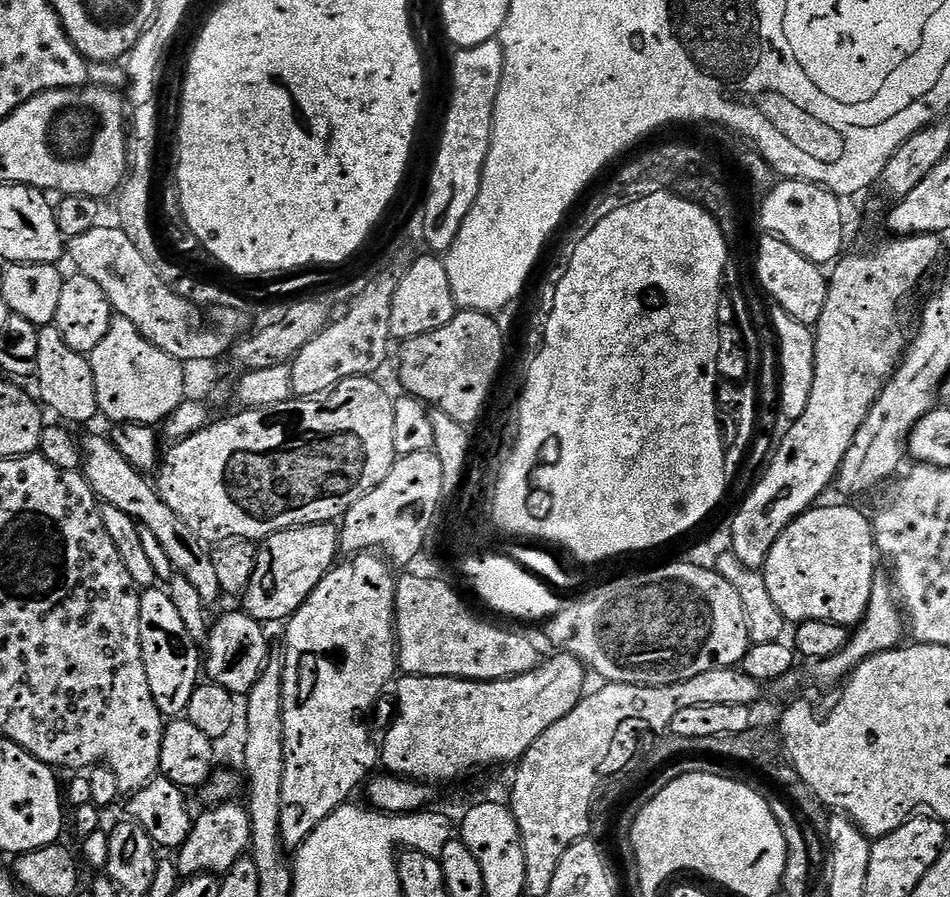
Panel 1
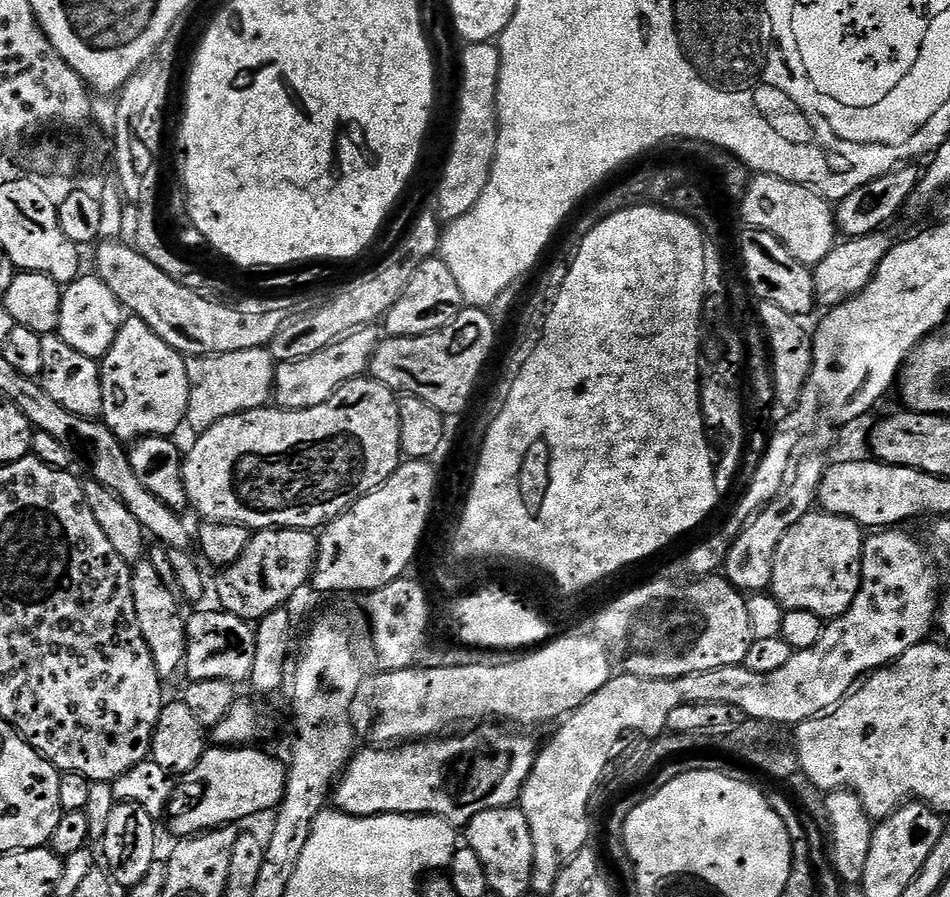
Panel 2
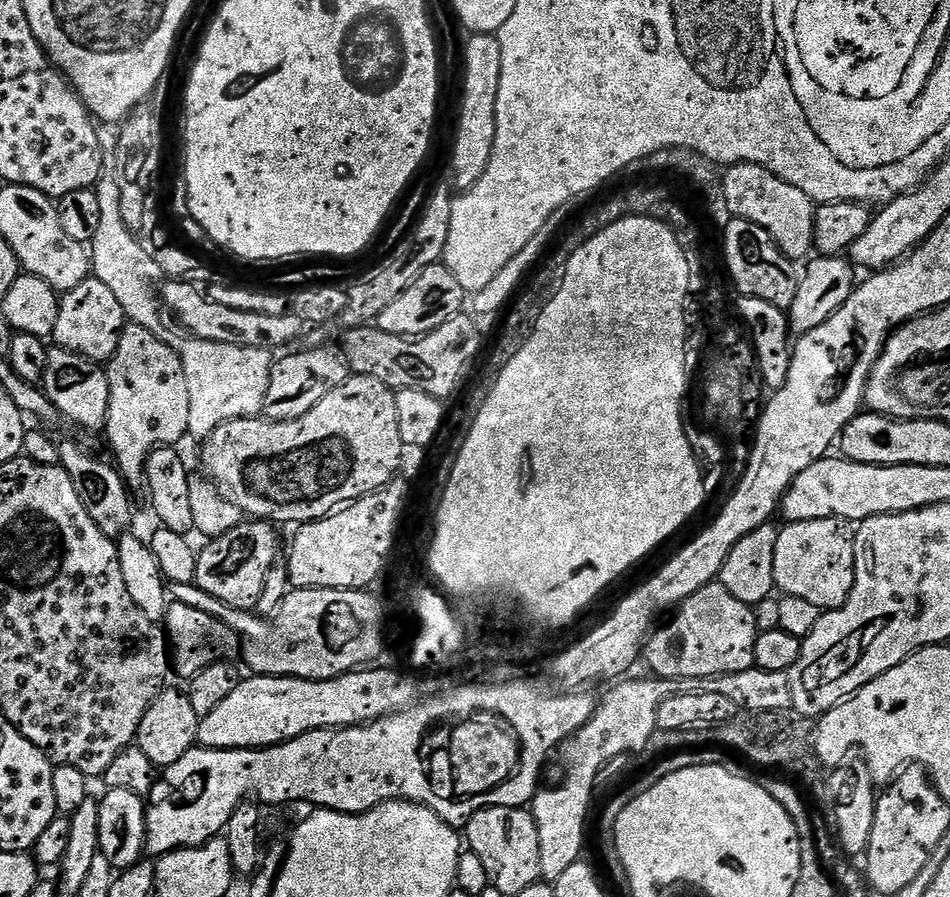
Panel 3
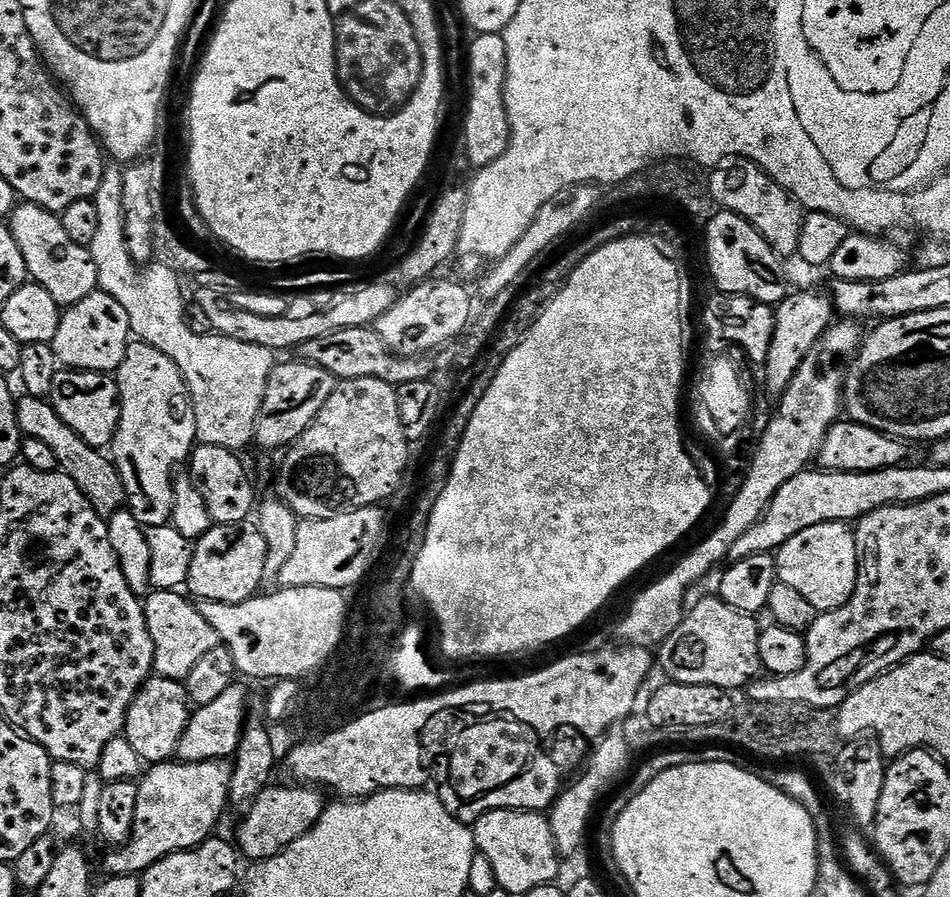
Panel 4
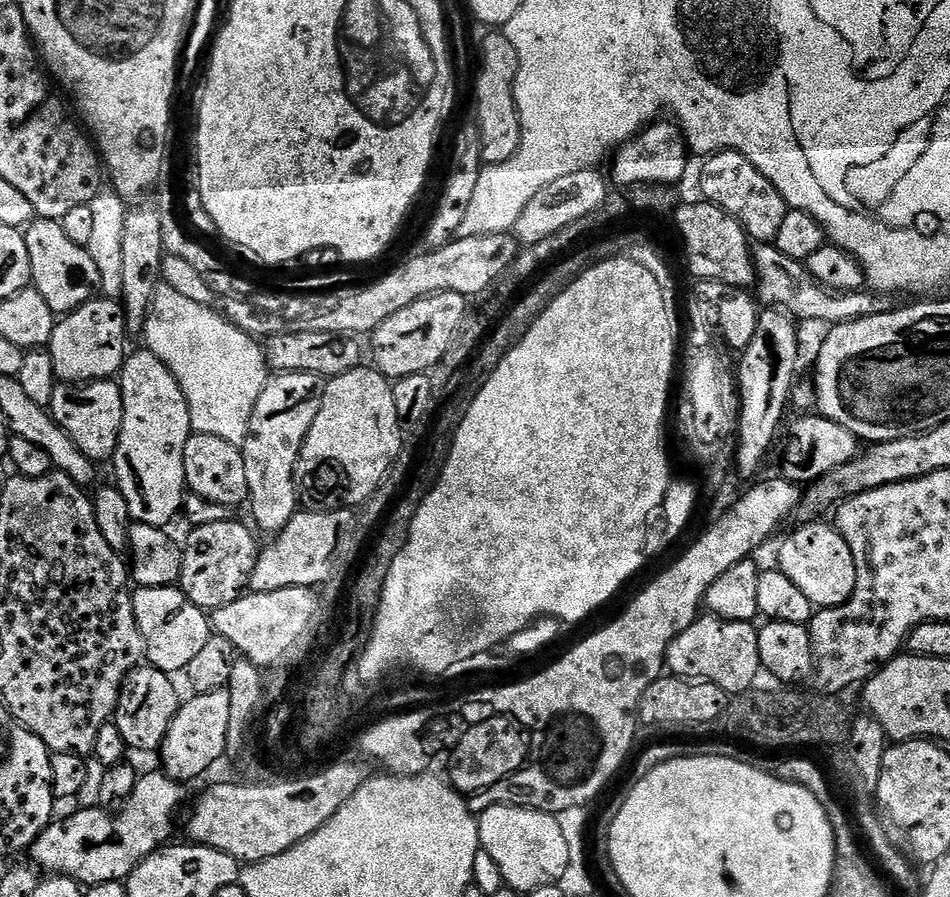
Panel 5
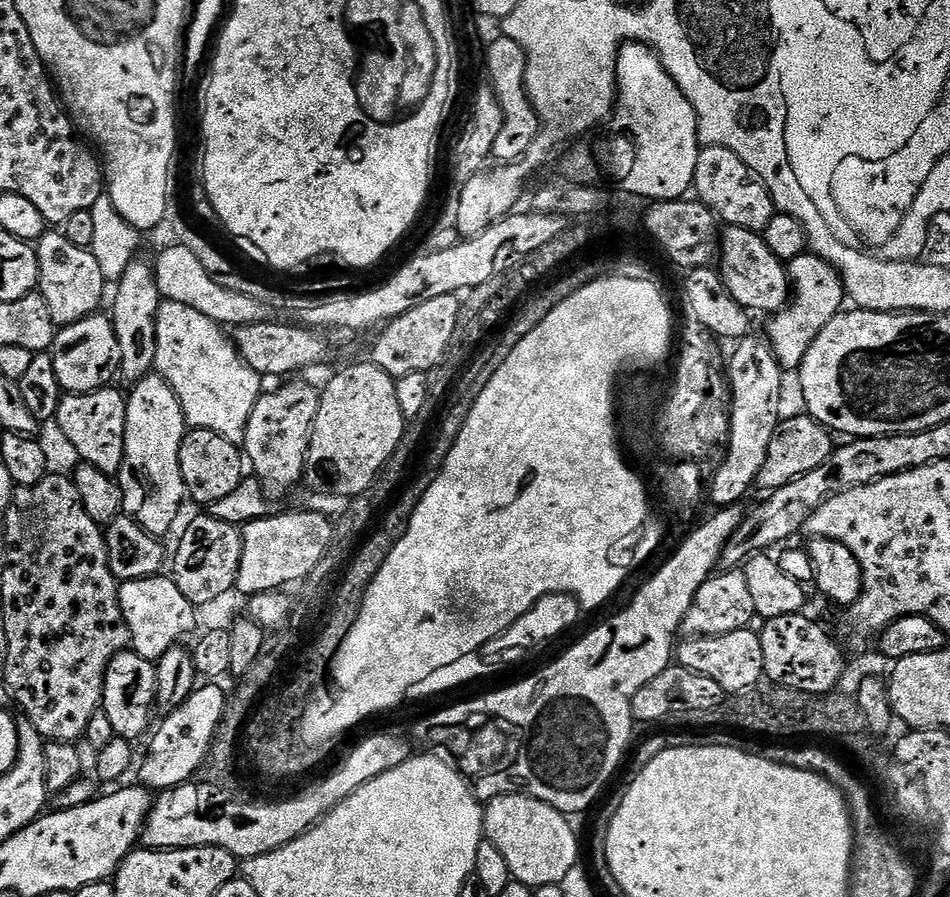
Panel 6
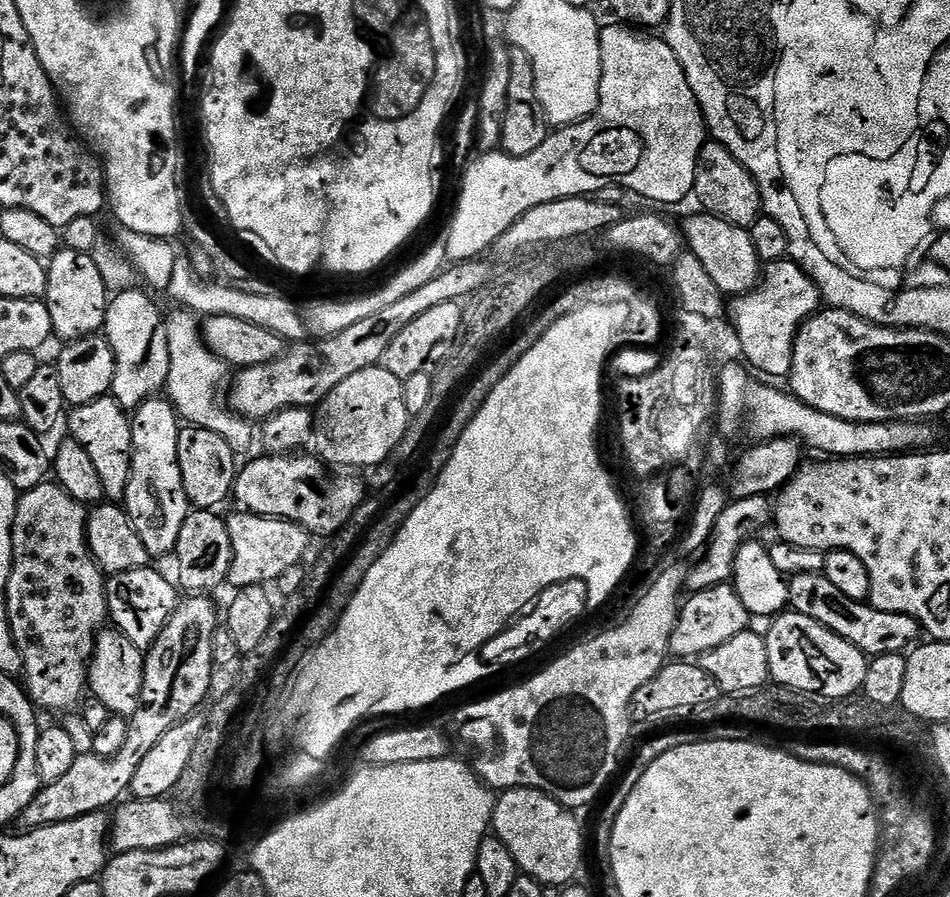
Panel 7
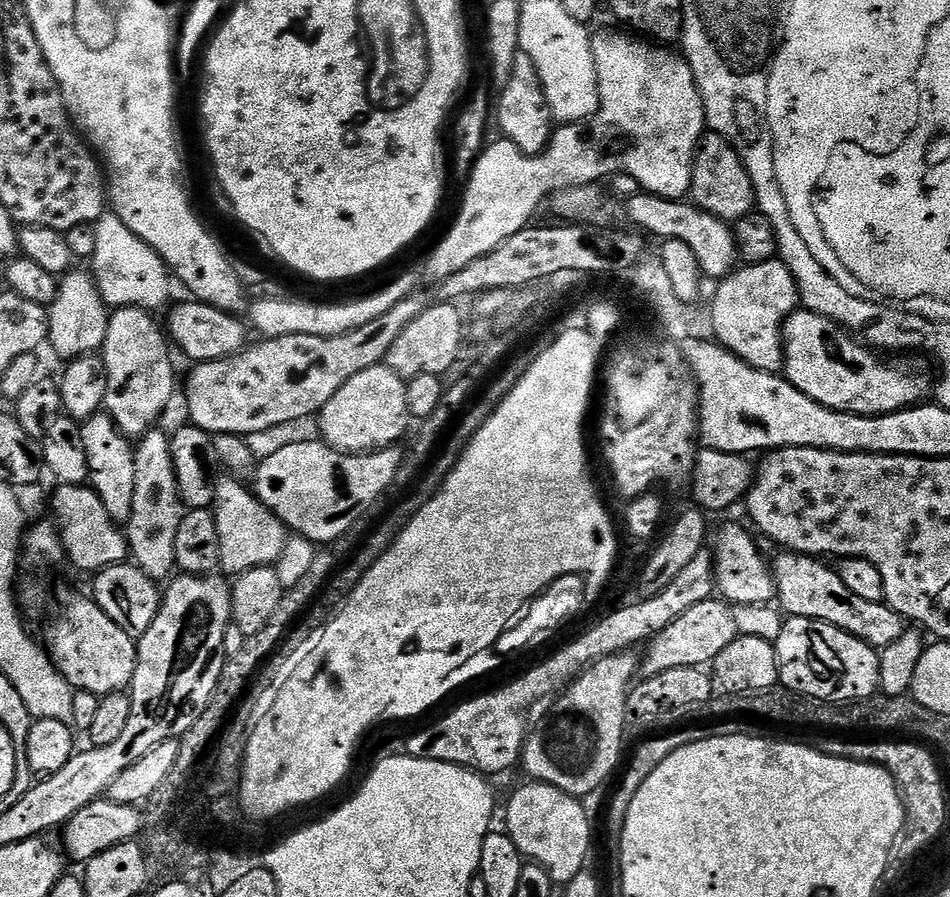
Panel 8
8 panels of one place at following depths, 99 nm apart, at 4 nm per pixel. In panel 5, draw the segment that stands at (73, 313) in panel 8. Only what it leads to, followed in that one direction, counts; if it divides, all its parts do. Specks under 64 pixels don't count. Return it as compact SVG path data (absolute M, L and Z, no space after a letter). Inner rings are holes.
M33 219L23 229L26 250L30 250L30 270L32 284L46 298L46 306L57 314L67 314L78 310L87 300L97 295L100 286L98 266L94 266L94 258L90 258L87 248L78 246L78 242L70 242L66 230L58 220Z

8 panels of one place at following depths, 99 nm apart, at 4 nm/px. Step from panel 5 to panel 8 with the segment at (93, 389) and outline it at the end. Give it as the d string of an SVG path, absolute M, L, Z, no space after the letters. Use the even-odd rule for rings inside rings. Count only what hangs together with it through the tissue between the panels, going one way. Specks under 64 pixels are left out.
M101 410L80 424L82 443L86 445L86 462L90 487L102 498L102 506L106 506L106 514L110 514L112 523L127 525L130 514L134 510L134 470L136 469L136 453L129 437L120 431L120 427Z

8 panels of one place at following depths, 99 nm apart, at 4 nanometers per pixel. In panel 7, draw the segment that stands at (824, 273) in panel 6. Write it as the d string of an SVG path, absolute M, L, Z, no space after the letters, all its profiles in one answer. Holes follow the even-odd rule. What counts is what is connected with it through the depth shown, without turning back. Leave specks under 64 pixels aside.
M785 258L763 265L760 283L745 296L735 297L730 304L730 321L742 342L743 359L756 372L791 377L796 333L801 324L821 308L822 297L818 286L796 265L795 260Z

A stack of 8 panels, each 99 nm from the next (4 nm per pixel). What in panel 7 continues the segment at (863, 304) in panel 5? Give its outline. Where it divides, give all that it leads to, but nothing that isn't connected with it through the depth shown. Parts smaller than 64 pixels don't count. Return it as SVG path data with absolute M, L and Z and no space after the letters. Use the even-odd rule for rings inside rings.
M696 210L693 216L686 217L682 223L682 240L687 251L692 252L698 262L702 262L706 274L710 274L714 286L718 286L725 297L745 296L760 283L762 265L748 229L734 226L709 212Z

